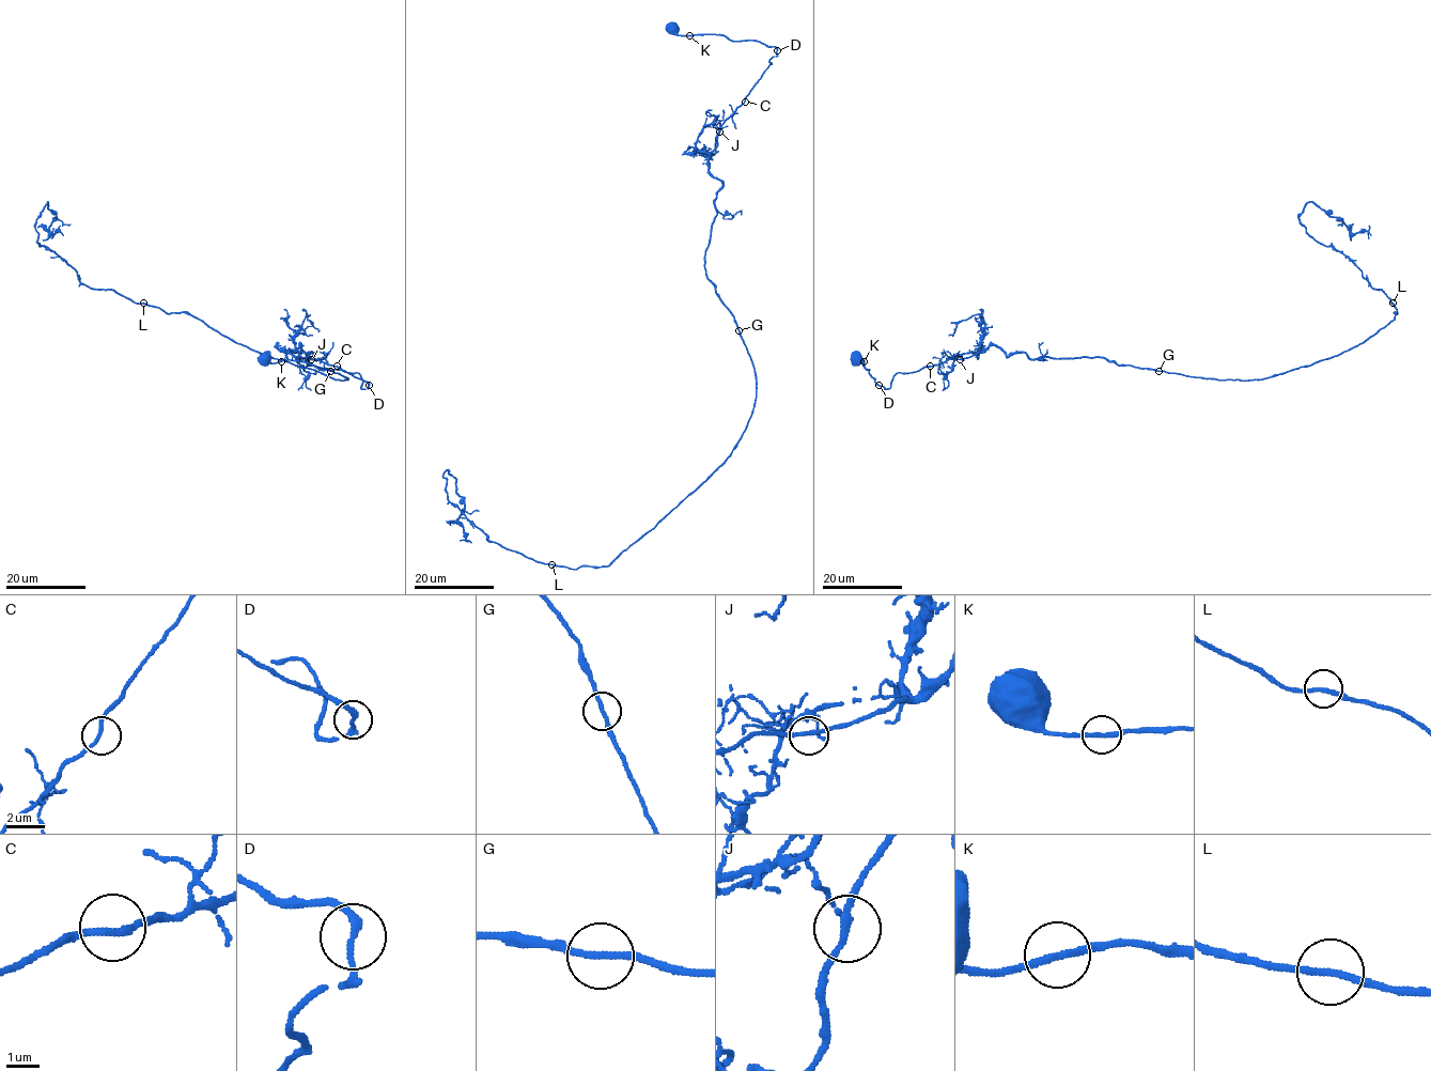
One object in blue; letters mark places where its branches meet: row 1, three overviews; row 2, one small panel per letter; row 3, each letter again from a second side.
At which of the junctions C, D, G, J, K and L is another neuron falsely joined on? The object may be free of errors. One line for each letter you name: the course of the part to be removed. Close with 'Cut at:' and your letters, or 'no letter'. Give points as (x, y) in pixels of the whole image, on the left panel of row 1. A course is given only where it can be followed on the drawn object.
Cut at: no letter

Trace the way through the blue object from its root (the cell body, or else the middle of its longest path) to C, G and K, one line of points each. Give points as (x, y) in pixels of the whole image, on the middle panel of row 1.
C: (748, 420), (755, 368), (734, 316), (704, 267), (721, 186), (708, 158), (720, 125), (745, 102)
G: (748, 420), (756, 399), (756, 374), (739, 330)
K: (748, 420), (755, 368), (704, 267), (721, 186), (708, 158), (720, 125), (776, 48), (722, 34), (688, 35)

